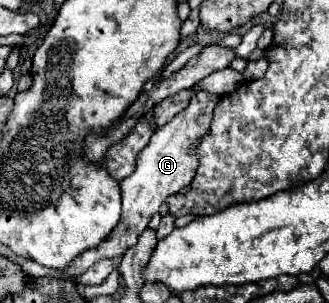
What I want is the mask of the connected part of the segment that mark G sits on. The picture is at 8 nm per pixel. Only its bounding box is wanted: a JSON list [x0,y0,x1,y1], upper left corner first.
[63,90,219,276]

